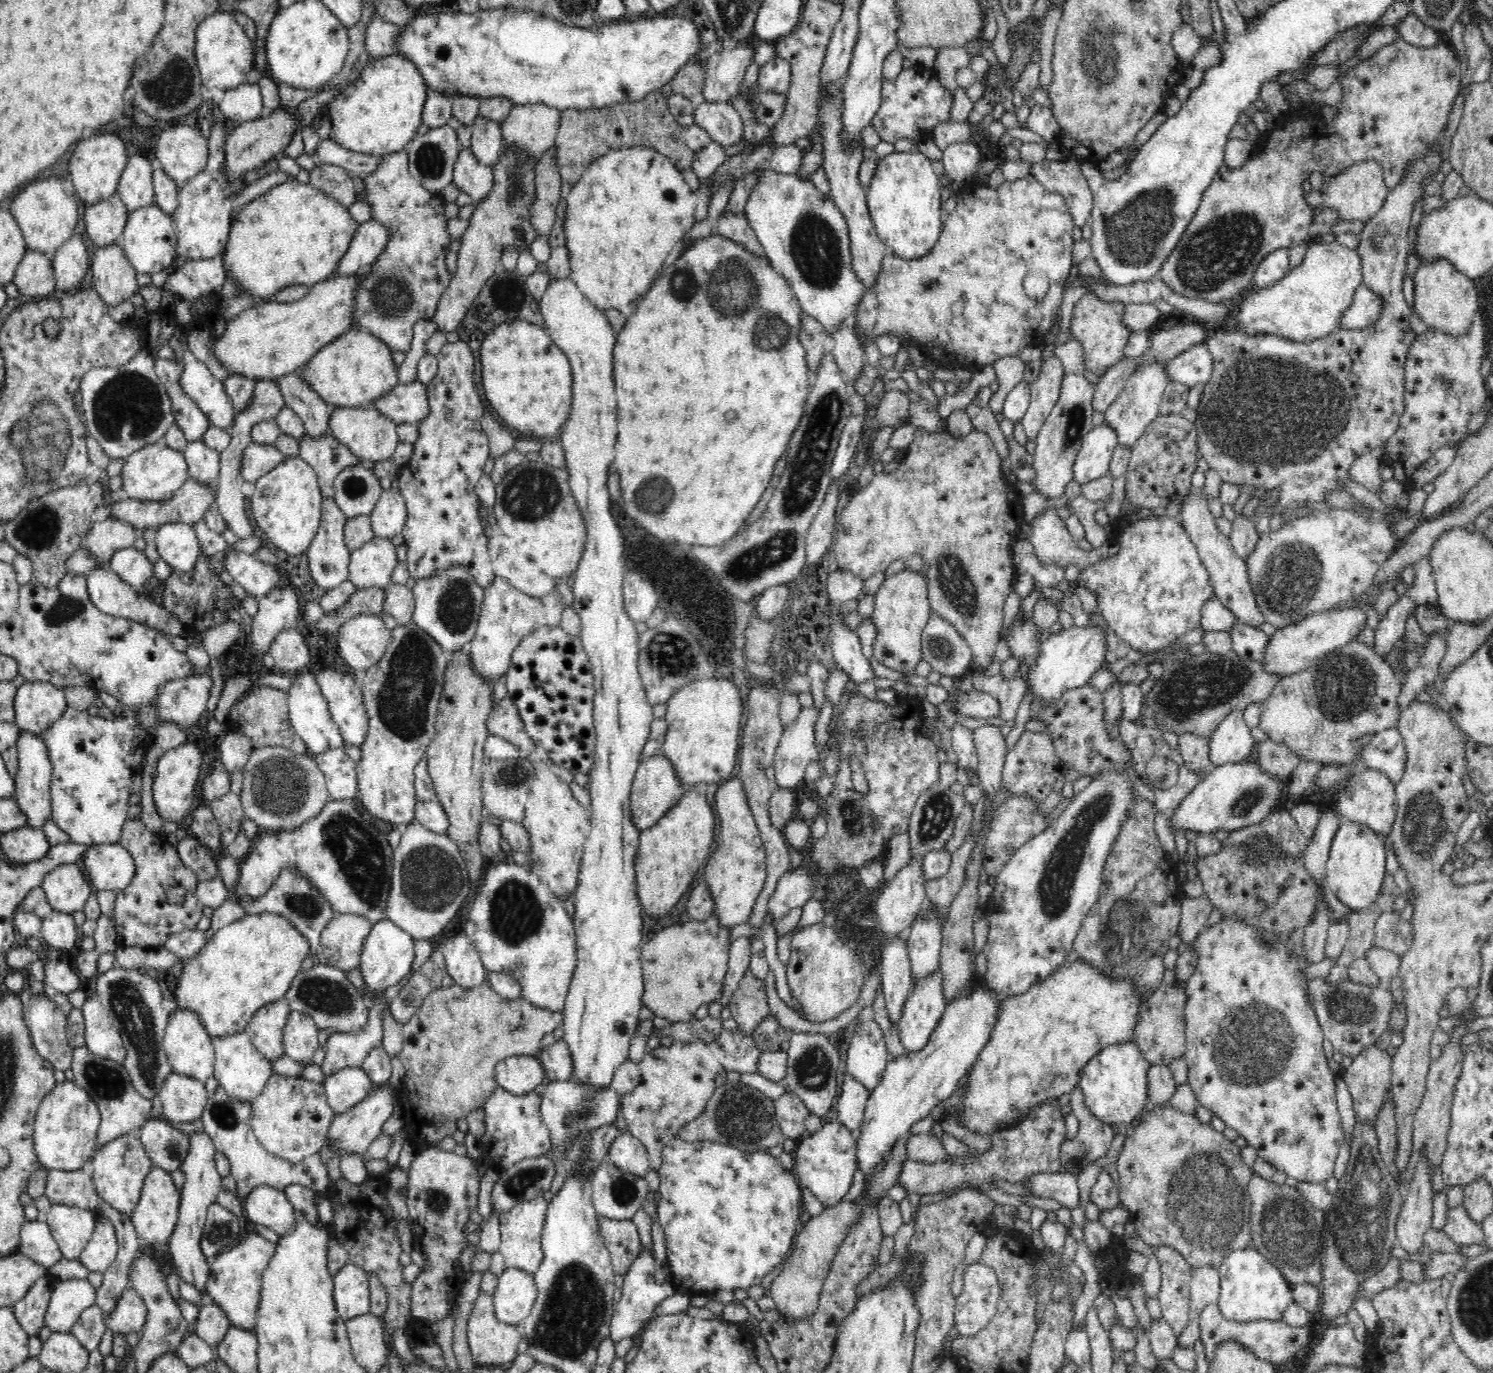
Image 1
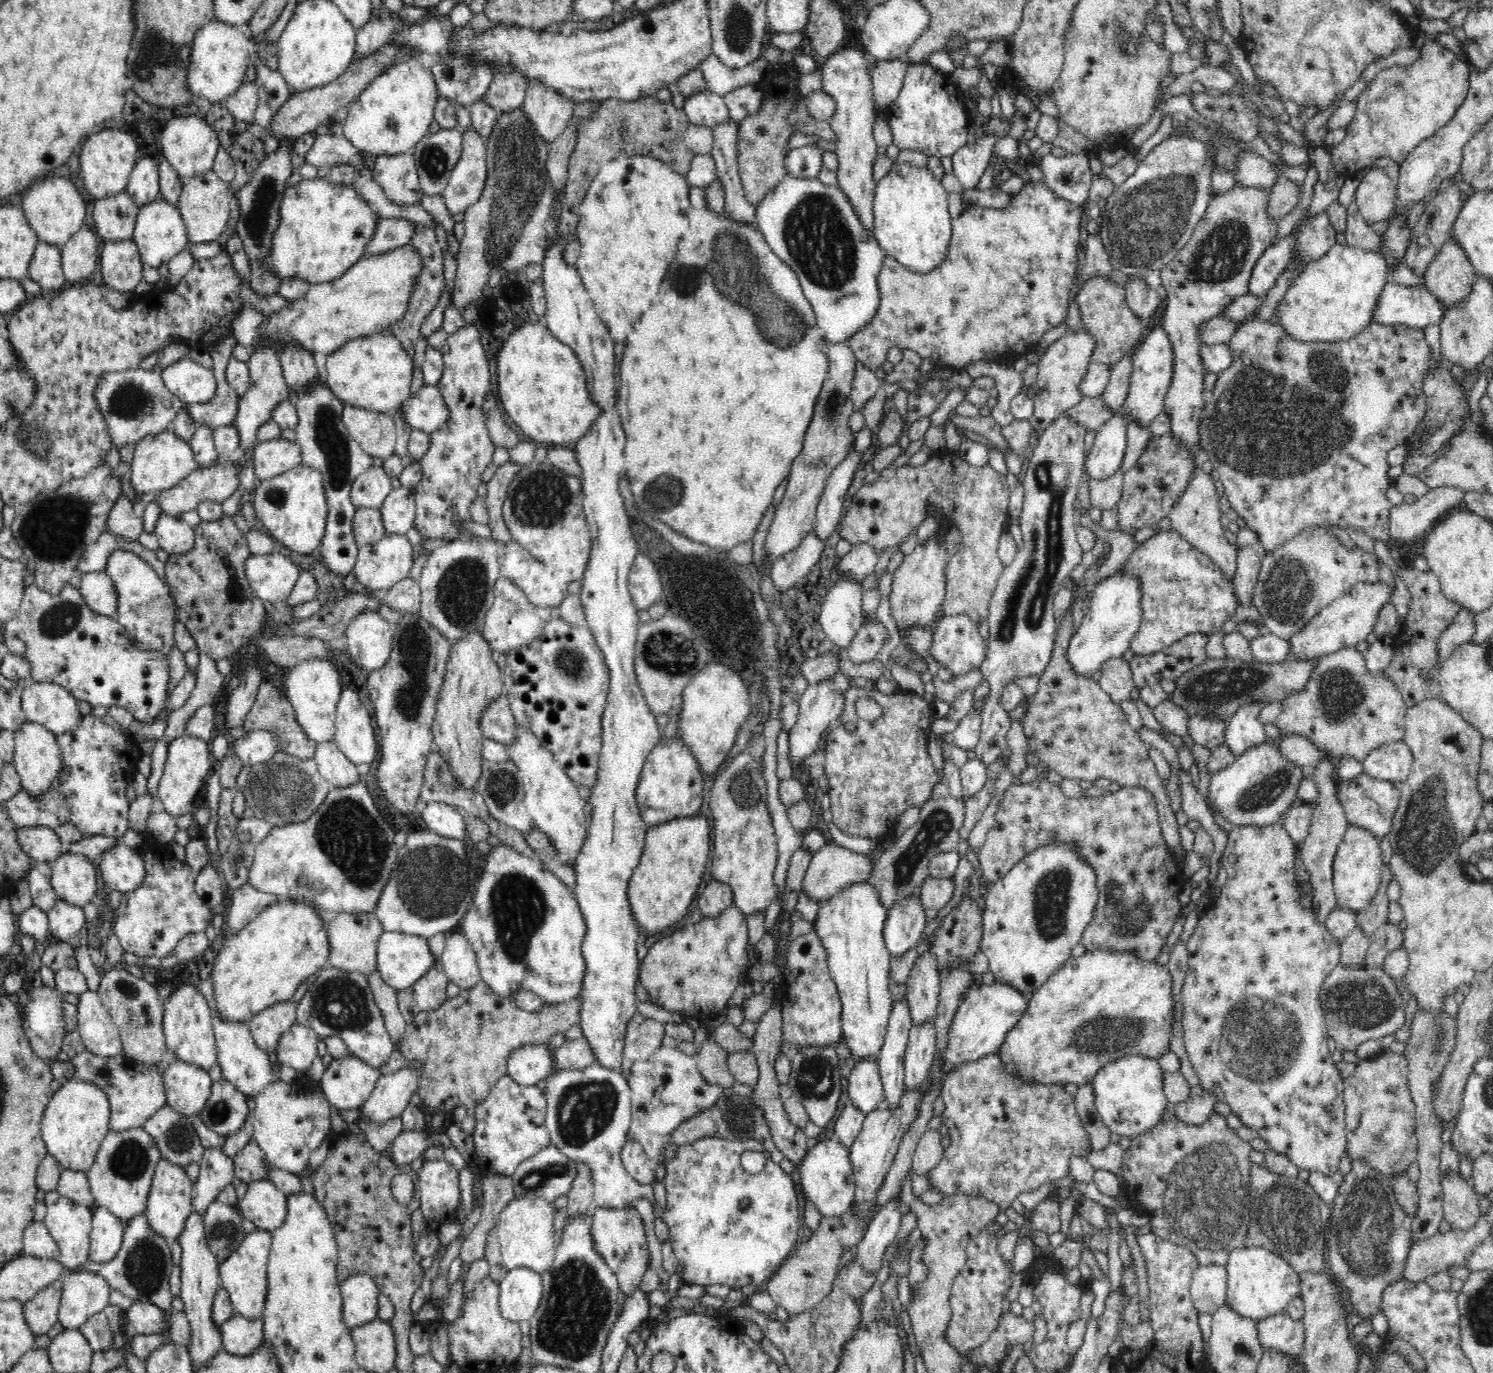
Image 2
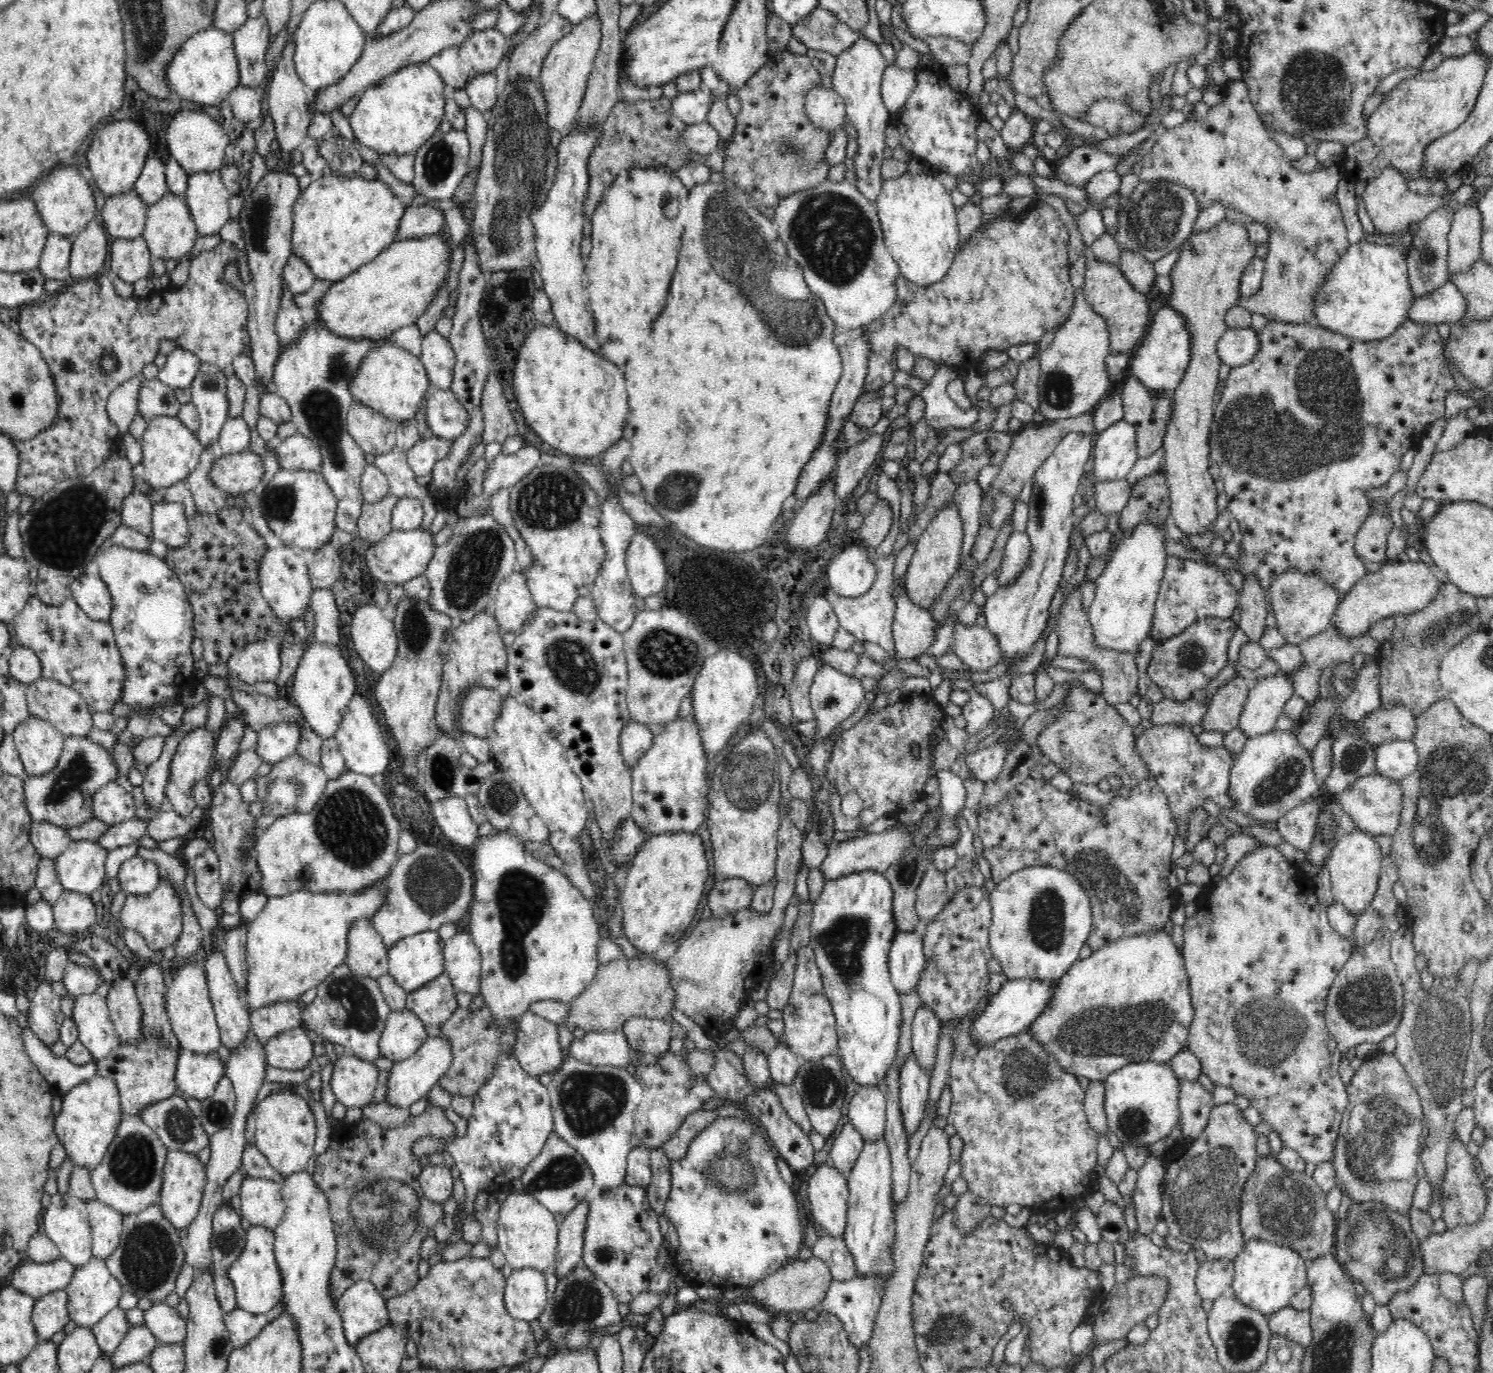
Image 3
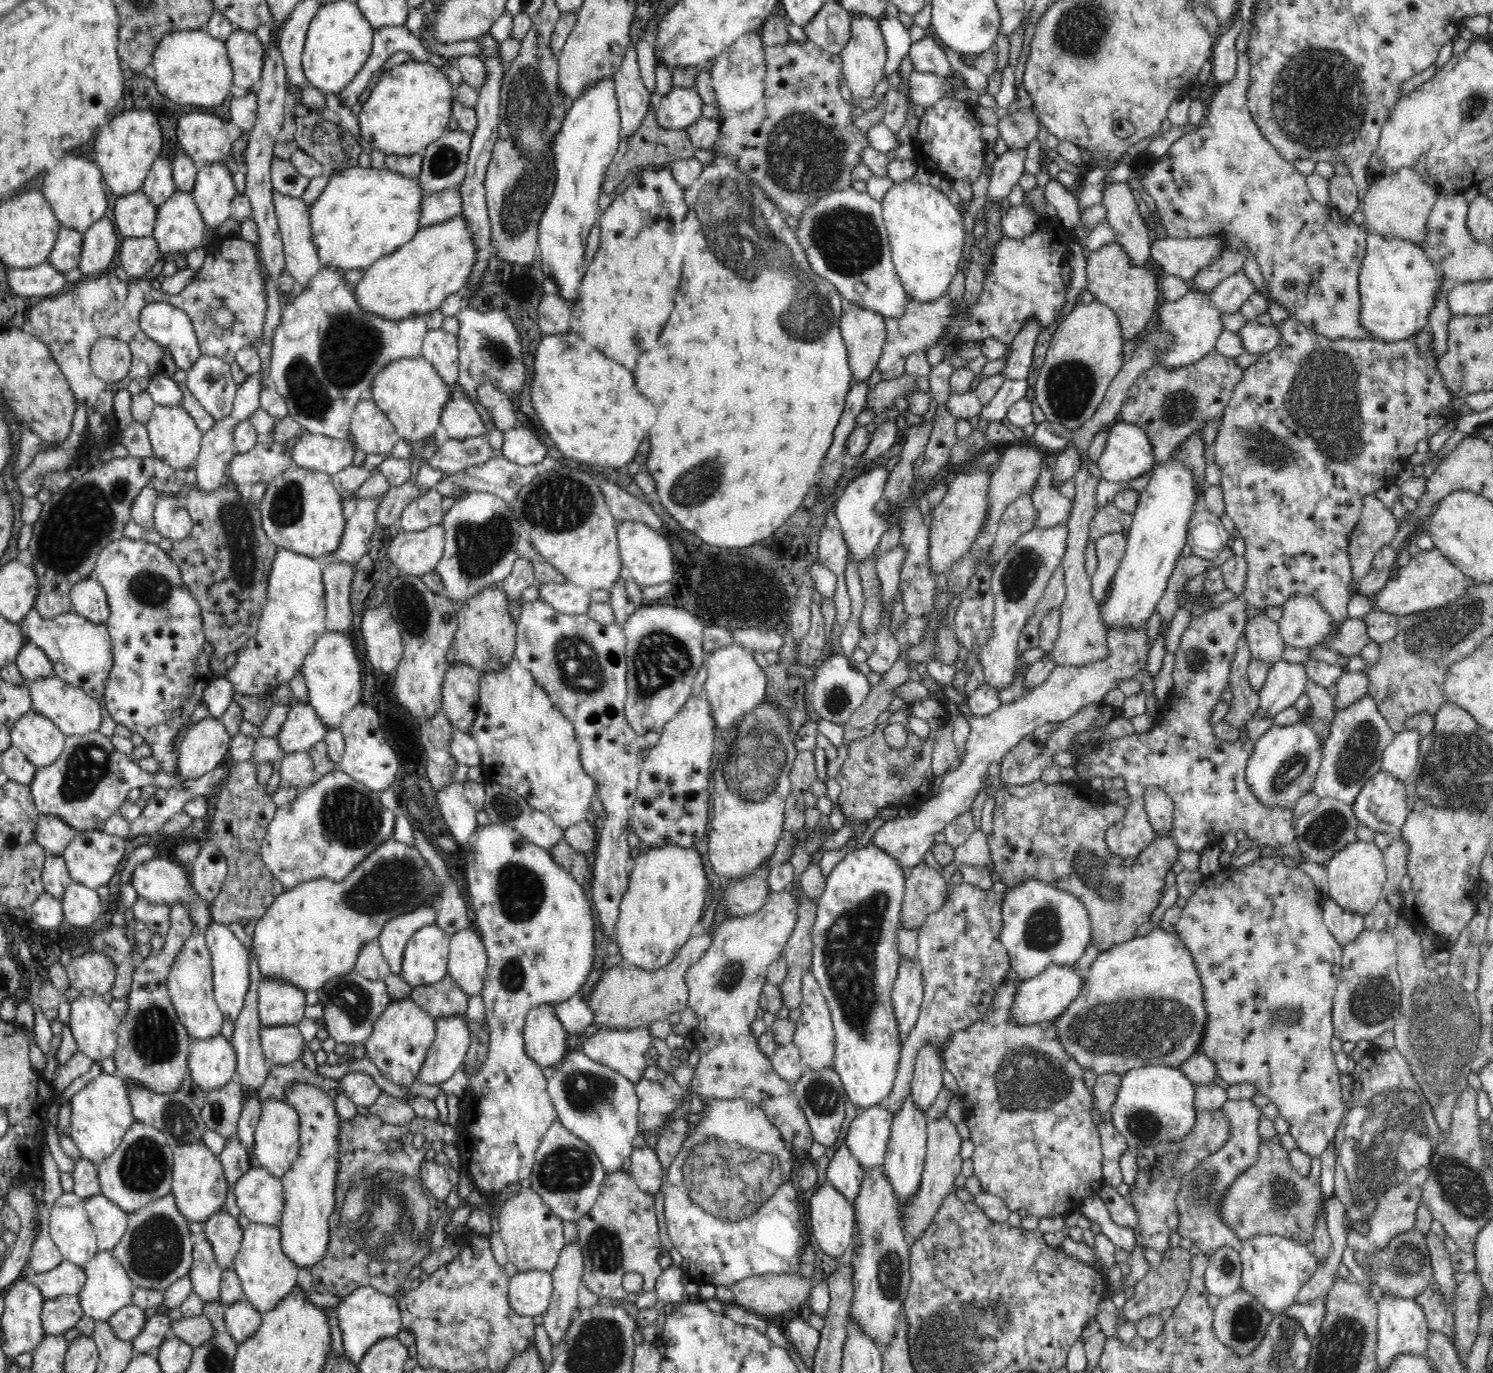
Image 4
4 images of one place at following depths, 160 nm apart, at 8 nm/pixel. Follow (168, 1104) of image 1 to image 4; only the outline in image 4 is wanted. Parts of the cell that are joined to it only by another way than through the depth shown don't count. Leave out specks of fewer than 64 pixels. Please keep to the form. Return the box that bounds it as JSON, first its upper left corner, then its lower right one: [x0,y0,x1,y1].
[187,1034,235,1091]

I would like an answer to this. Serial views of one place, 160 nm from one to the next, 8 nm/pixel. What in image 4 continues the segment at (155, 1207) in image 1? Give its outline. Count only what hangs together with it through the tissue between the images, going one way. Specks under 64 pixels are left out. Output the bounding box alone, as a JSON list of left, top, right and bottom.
[171,1142,230,1223]

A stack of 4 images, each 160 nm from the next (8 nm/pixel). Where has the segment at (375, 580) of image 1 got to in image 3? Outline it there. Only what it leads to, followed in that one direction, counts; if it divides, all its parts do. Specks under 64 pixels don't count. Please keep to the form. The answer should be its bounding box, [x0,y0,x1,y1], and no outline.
[365,529,435,587]

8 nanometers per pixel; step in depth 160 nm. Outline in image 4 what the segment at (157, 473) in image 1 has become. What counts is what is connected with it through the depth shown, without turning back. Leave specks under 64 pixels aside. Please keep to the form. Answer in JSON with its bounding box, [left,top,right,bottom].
[146,404,204,476]

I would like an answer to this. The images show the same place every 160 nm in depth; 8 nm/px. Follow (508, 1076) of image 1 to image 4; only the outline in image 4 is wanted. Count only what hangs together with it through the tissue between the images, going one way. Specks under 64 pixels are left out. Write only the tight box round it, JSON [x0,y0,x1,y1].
[522,1003,570,1068]

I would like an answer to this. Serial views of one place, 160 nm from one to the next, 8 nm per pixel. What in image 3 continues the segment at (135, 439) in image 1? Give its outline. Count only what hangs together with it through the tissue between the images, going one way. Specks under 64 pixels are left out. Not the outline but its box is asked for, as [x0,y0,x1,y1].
[135,379,181,422]

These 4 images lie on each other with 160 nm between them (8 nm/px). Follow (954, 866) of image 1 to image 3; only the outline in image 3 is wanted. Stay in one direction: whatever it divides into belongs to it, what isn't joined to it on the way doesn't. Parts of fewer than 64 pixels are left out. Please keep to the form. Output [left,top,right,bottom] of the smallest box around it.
[916,868,949,923]

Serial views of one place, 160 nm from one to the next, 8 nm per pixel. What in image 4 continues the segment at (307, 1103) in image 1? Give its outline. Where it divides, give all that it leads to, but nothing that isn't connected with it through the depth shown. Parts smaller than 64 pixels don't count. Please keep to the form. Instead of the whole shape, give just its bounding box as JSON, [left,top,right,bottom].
[254,1097,301,1179]

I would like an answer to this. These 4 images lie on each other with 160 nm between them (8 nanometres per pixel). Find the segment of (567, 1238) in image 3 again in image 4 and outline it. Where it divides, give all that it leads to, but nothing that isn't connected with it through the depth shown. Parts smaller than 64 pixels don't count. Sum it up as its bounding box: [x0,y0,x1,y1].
[543,1244,584,1347]

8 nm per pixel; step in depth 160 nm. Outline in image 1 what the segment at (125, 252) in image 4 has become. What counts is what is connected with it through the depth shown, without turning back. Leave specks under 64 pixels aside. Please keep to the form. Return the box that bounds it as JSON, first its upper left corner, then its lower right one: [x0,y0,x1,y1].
[90,242,140,307]

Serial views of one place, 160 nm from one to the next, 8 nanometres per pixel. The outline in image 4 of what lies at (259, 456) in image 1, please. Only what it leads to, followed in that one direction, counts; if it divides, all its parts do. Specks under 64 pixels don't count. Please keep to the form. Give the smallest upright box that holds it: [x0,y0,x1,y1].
[290,432,356,475]

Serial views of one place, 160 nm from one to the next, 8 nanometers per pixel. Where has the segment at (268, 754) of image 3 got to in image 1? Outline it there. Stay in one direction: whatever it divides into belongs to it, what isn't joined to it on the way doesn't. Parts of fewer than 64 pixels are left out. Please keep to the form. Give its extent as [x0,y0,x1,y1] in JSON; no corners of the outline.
[220,732,255,773]

